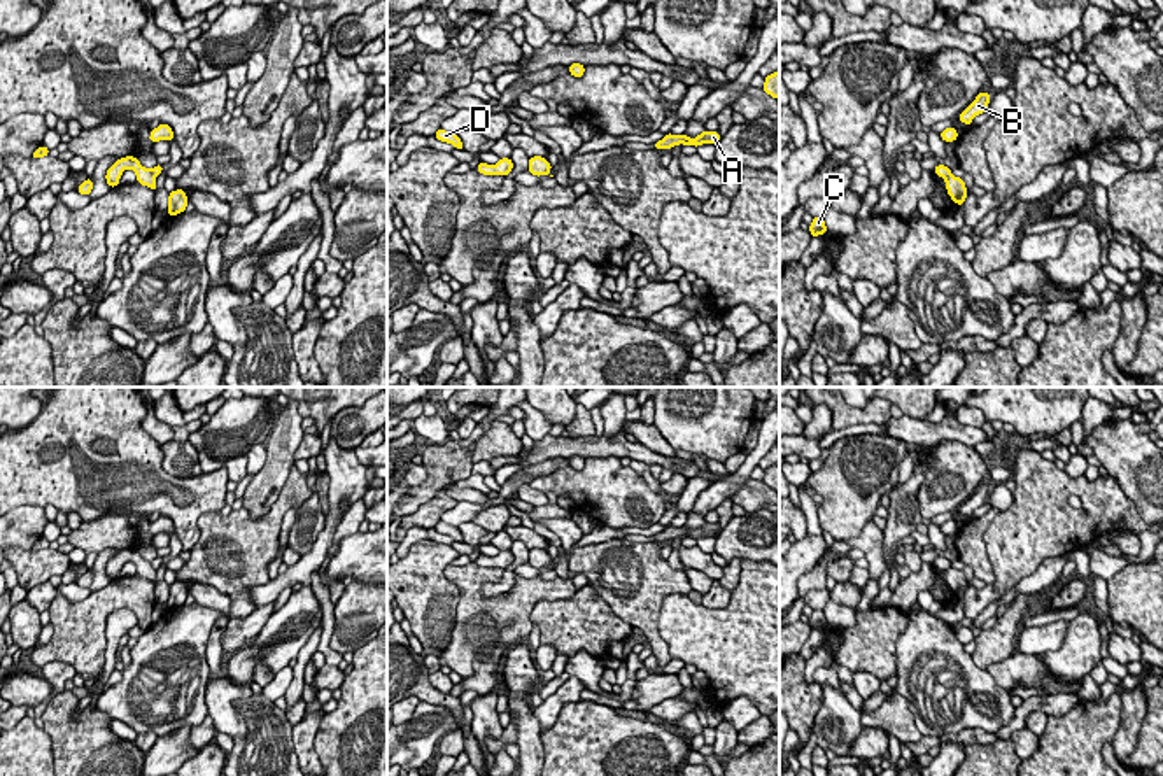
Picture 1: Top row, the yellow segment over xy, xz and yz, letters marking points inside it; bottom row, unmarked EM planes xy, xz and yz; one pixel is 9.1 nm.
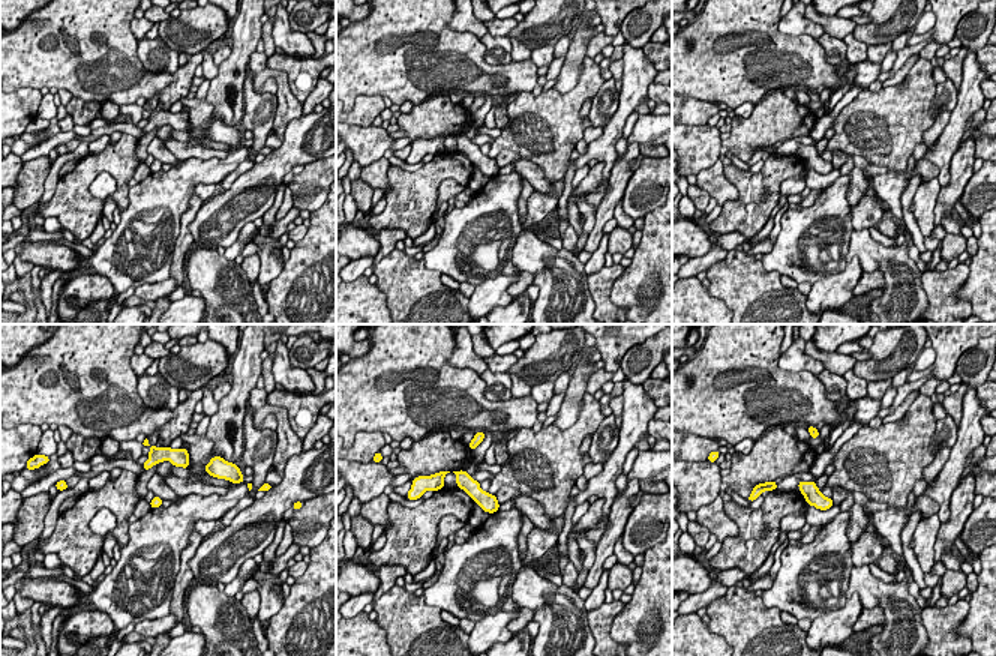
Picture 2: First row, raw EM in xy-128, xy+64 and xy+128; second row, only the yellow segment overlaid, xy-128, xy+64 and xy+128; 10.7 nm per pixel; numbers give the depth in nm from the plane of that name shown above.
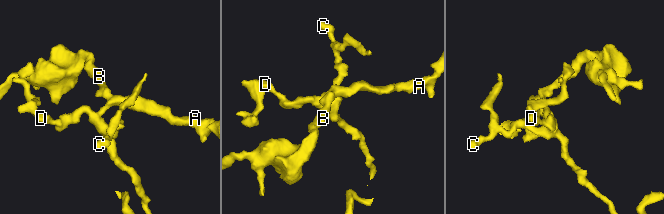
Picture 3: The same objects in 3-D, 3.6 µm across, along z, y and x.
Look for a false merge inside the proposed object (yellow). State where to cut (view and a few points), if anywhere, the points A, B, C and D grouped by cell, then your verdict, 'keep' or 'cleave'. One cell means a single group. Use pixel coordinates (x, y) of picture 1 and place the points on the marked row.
cut xy (149, 170), (155, 177); groups A B / C D; cleave

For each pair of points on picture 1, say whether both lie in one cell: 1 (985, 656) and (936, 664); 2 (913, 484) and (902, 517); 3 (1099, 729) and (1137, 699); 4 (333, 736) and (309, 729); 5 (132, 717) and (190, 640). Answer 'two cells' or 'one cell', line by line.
1: two cells
2: one cell
3: two cells
4: two cells
5: one cell

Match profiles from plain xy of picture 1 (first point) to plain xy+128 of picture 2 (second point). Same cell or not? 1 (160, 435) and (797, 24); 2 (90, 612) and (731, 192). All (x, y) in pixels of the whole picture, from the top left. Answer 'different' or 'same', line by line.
1: same
2: different

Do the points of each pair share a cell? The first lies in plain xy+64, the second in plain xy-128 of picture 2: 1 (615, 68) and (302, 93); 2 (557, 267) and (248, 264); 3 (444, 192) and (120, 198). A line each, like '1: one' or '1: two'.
1: two
2: two
3: two

